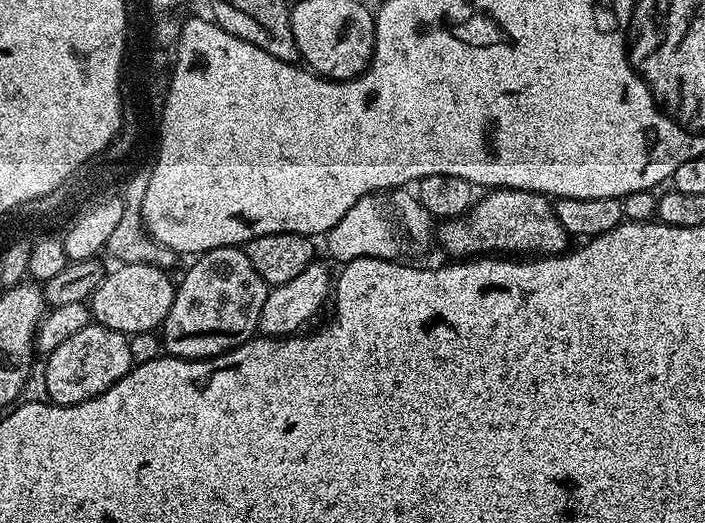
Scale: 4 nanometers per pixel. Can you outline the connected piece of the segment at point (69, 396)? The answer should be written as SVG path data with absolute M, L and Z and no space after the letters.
M93 322L78 330L74 338L62 342L58 350L47 353L45 372L48 400L53 404L81 404L110 390L110 386L117 384L133 367L128 337Z

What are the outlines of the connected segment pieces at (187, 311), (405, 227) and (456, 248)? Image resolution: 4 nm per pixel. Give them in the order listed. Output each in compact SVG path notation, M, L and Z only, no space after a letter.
M243 247L215 248L203 253L178 280L176 297L162 325L162 348L180 360L208 360L234 350L257 335L269 285L250 266Z
M392 190L387 194L373 194L364 196L323 237L328 252L337 260L337 265L349 264L351 260L357 260L363 256L378 258L379 260L396 260L408 248L408 243L428 244L434 240L434 218L421 206L420 201L408 190Z
M521 188L485 191L467 216L445 220L439 225L438 244L439 240L452 258L475 258L485 254L515 254L520 258L559 256L570 248L570 237L562 222L558 222L553 201Z

